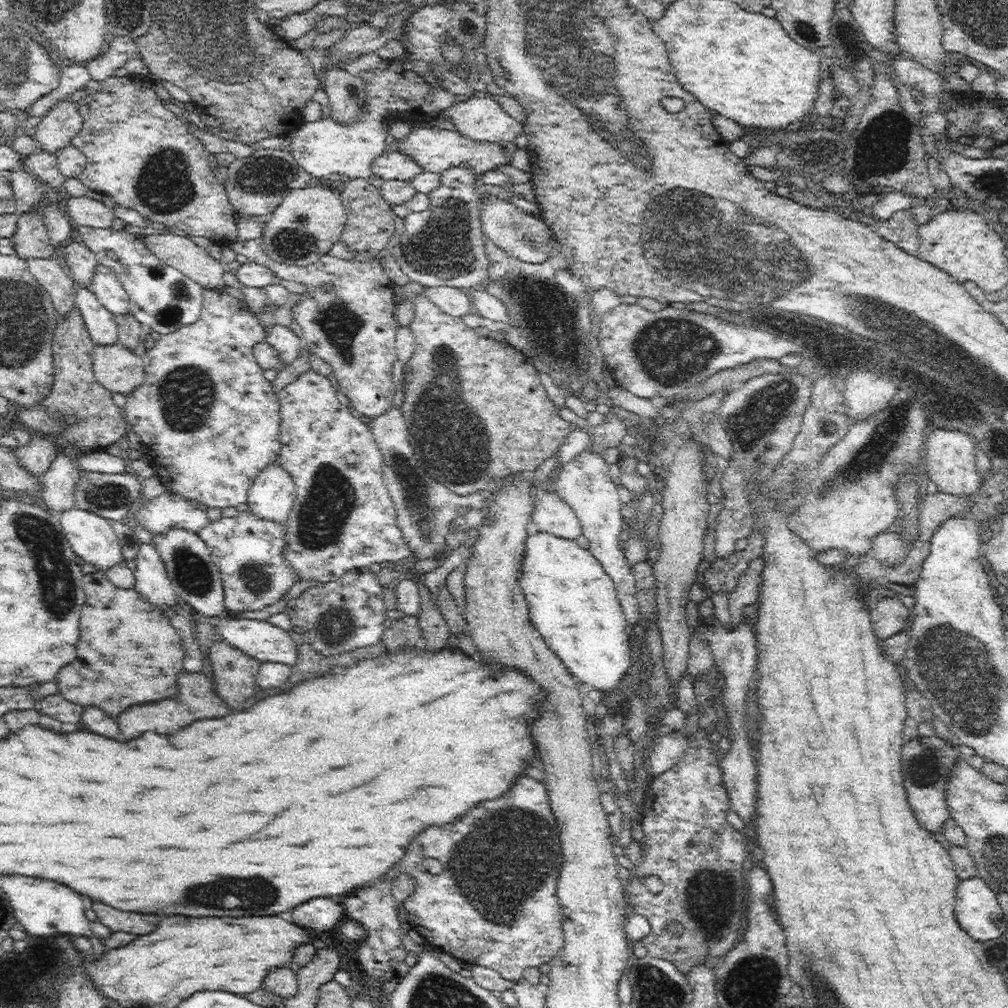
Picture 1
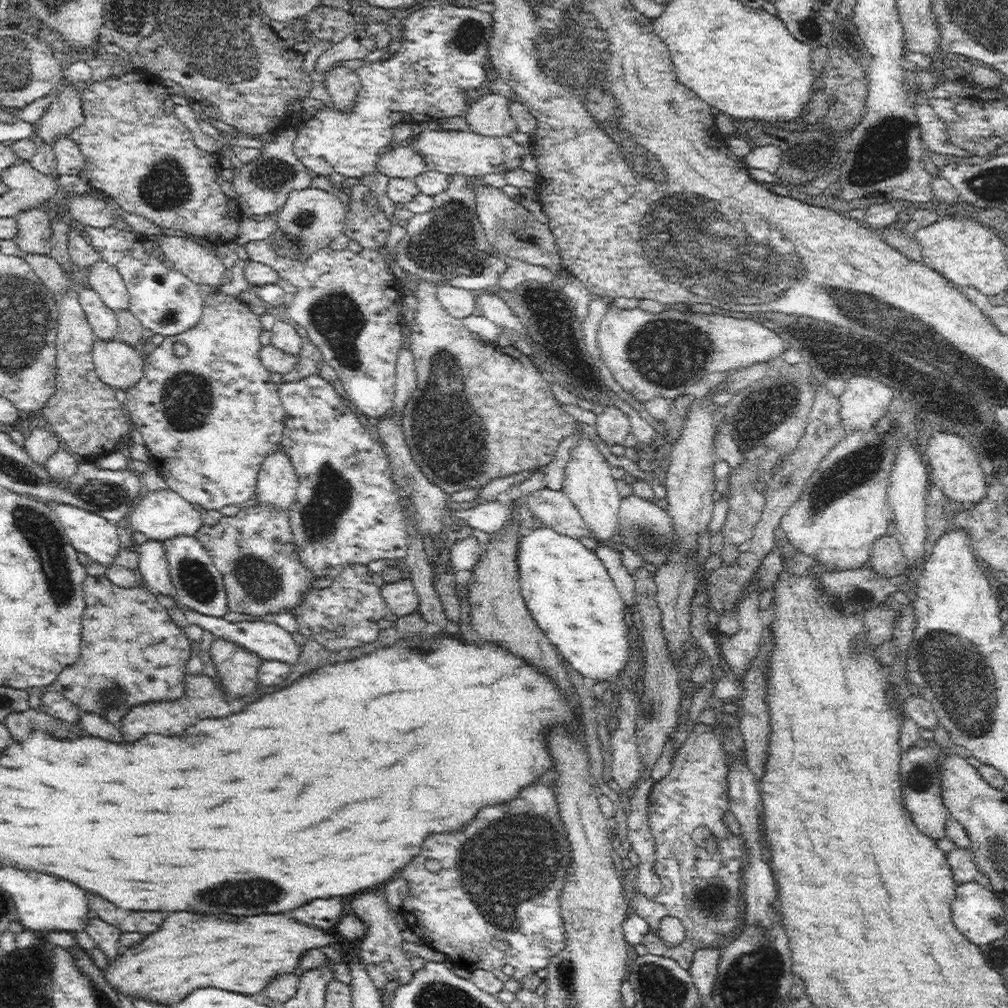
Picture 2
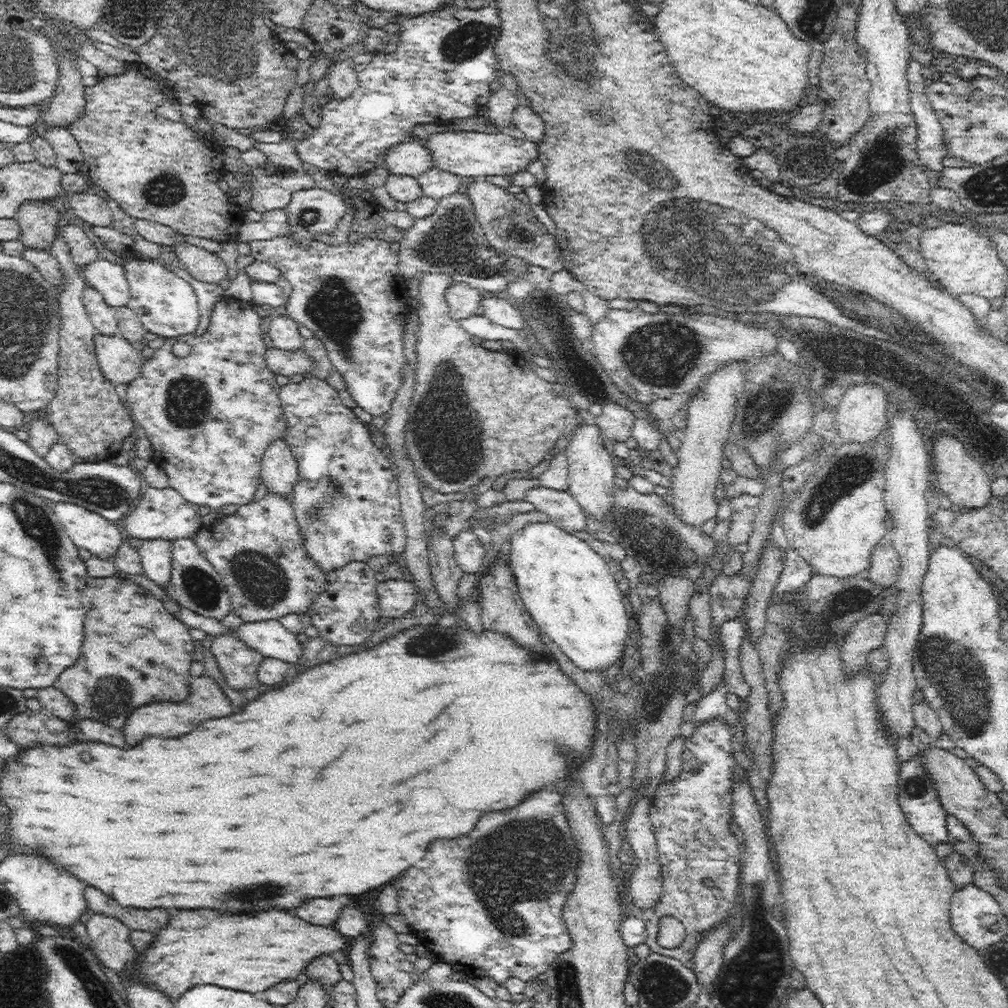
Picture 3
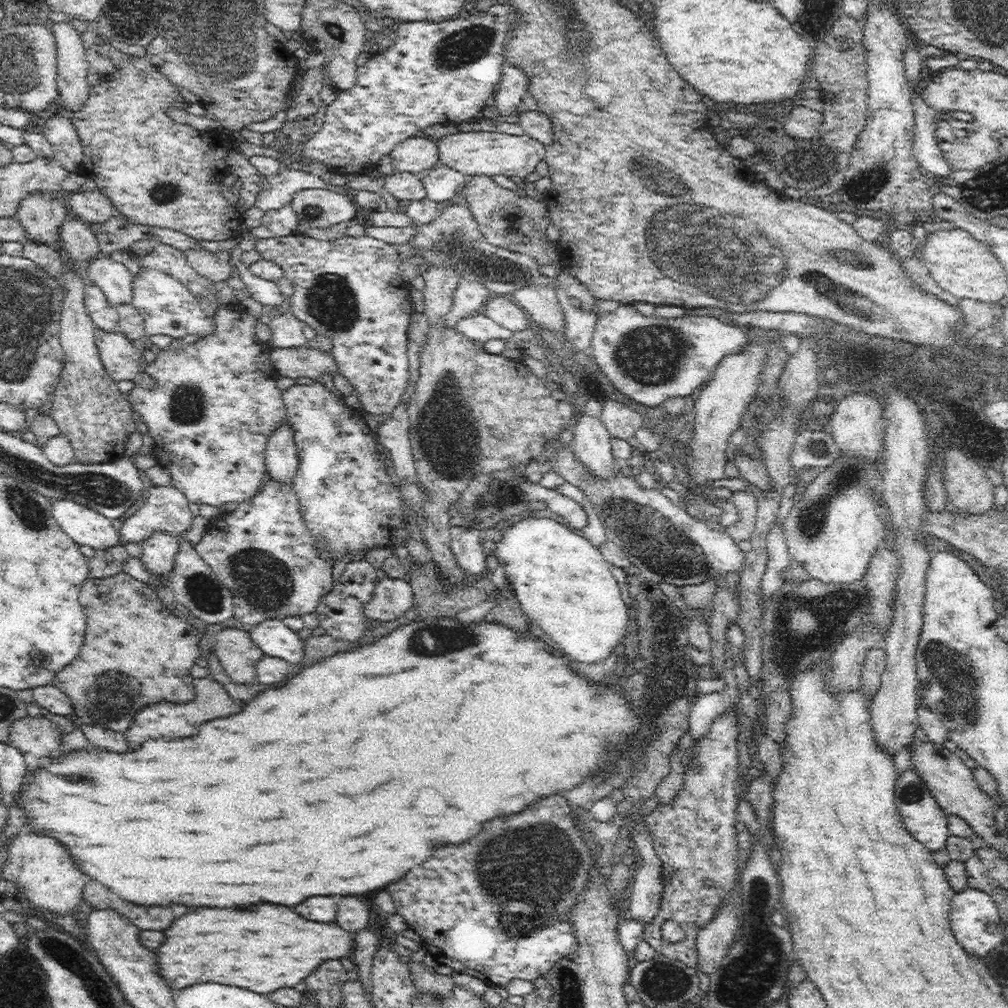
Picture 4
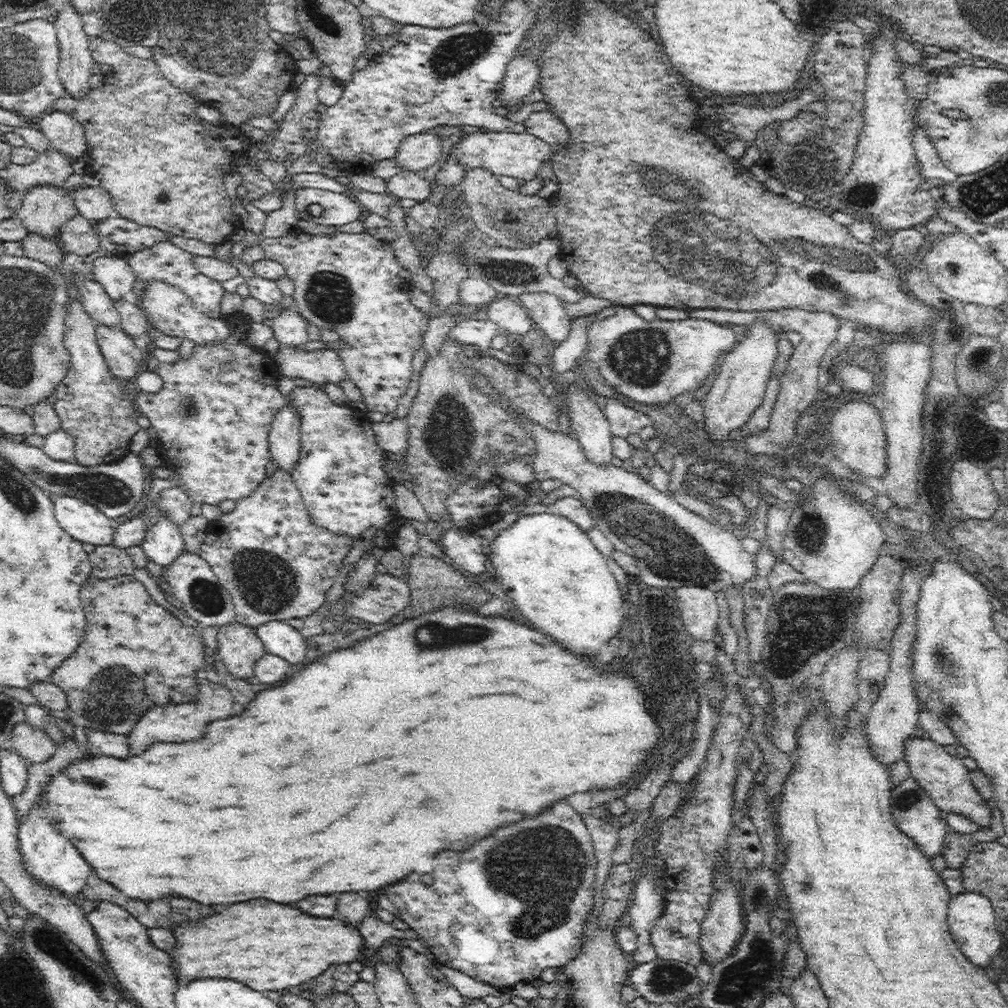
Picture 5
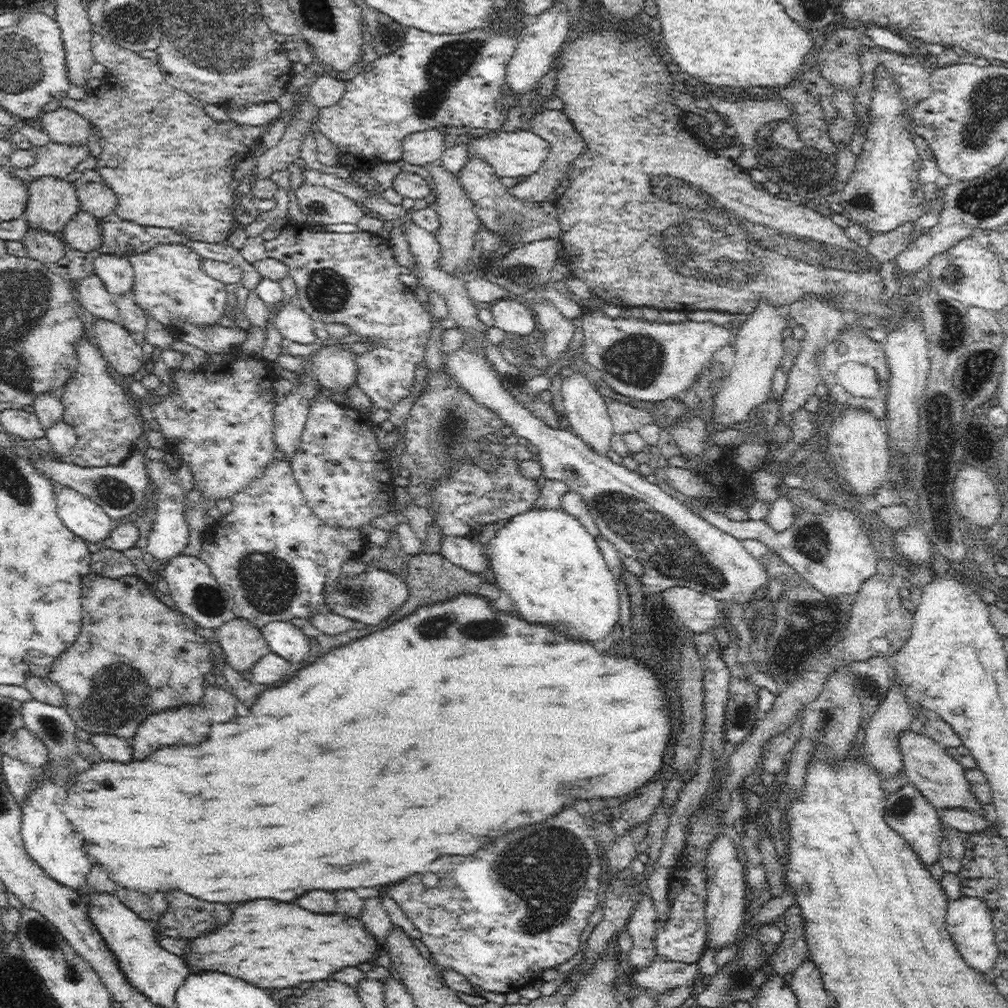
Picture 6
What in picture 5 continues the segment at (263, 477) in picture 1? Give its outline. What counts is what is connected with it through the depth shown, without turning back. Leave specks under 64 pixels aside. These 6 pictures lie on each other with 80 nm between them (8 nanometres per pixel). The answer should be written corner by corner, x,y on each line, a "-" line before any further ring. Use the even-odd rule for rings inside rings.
287,403
274,415
268,436
268,444
272,460
278,469
286,473
293,471
299,459
300,418
292,403

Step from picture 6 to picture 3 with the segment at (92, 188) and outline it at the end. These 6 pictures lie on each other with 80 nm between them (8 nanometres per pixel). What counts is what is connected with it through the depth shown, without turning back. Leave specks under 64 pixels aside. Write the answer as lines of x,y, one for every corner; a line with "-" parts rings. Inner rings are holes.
86,192
69,194
64,207
71,207
76,216
89,222
92,226
108,226
113,222
112,210
106,199

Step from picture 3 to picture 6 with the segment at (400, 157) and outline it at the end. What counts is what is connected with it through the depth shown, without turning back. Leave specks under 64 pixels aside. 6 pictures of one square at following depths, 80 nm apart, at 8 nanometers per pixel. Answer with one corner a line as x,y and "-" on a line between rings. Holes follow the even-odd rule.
441,128
411,132
402,140
400,160
418,166
440,162
446,138
446,133

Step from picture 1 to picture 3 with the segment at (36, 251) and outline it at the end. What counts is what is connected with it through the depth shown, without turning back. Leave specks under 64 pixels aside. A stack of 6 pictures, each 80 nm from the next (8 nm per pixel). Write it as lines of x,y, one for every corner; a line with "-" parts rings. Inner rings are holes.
26,201
20,205
15,219
20,227
20,240
25,248
50,250
63,223
61,201

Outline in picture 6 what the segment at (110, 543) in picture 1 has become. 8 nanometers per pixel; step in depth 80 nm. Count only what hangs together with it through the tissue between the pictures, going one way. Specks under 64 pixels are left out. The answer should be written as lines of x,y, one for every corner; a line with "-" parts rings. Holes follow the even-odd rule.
70,487
57,489
55,499
62,523
80,539
100,544
116,524
100,505

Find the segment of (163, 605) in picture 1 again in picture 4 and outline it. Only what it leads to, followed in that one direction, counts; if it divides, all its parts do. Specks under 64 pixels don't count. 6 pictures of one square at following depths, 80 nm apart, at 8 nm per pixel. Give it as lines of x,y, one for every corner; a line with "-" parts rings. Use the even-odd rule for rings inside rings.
158,531
141,542
140,559
156,582
168,578
180,548
180,540
181,536

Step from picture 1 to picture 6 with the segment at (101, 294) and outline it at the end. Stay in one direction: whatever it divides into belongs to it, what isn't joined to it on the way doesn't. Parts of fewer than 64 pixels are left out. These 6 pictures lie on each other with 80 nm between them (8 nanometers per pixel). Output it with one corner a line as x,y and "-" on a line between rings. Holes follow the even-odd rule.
97,254
91,268
113,296
130,293
134,288
134,272
128,257

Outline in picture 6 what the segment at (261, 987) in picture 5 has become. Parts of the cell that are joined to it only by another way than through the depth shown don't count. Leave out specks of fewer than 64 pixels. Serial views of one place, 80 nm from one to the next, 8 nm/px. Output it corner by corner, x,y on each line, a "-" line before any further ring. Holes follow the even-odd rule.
254,900
246,902
244,906
234,908
234,918
228,926
222,926
206,936
196,940
188,939
190,948
182,959
186,961
190,973
204,972
204,970
218,970
230,976
238,976
242,980
250,980
258,984
258,988
286,988
296,986
298,982
306,980
326,980
342,968
358,966
363,962
374,962
383,945
376,942
372,934
366,932
364,924
358,918
342,916
342,914
314,914
298,904
284,904
278,900

